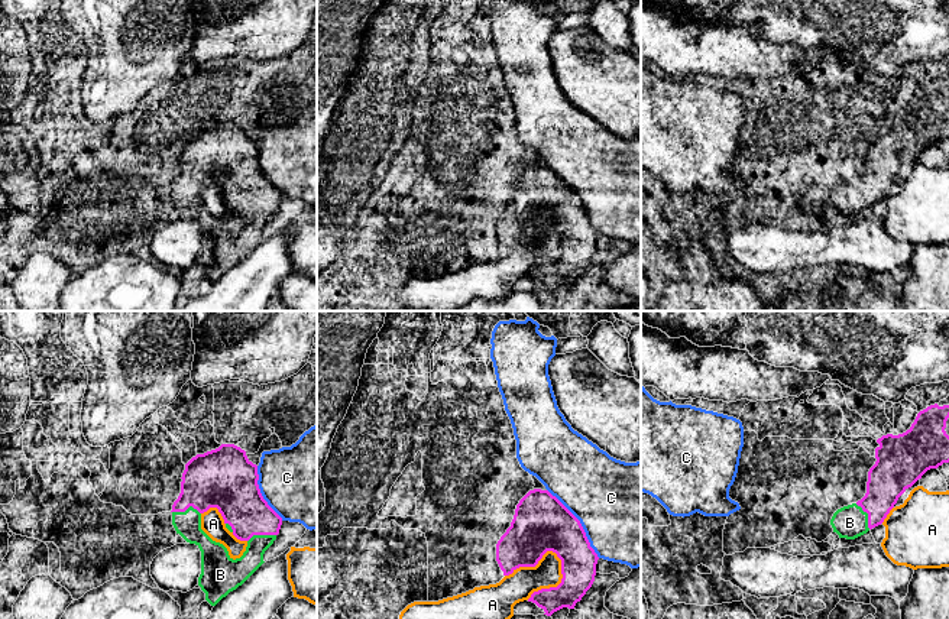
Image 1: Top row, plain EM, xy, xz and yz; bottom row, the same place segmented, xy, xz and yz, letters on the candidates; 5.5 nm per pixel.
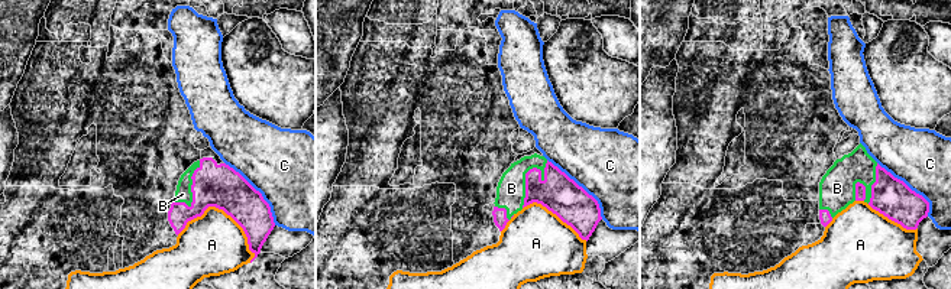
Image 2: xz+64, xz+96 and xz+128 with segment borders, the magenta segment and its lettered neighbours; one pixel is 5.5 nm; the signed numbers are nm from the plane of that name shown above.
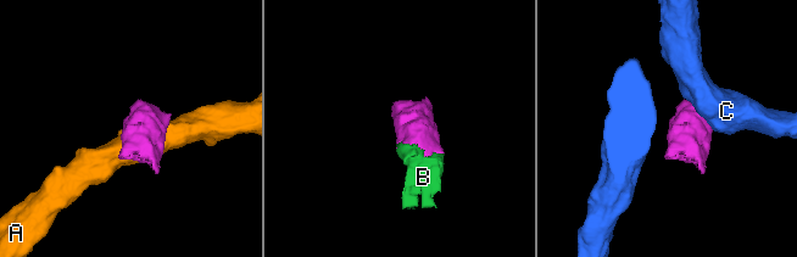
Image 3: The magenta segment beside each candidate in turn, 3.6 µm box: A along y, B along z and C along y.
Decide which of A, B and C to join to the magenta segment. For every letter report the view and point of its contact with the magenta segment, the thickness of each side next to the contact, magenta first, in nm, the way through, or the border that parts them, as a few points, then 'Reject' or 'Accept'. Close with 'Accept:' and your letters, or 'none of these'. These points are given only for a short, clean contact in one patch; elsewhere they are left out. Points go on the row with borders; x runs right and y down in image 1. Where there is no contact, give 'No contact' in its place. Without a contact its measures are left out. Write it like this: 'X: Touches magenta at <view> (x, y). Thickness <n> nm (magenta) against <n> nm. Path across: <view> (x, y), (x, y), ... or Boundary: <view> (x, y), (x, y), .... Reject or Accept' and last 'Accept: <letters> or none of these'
A: Touches magenta at xz (534, 566). Thickness 320 nm (magenta) against 160 nm. Reject
B: Touches magenta at xy (187, 508). Thickness 320 nm (magenta) against 150 nm. Accept
C: Touches magenta at xz (580, 524). Thickness 320 nm (magenta) against 500 nm. Reject
Accept: B

